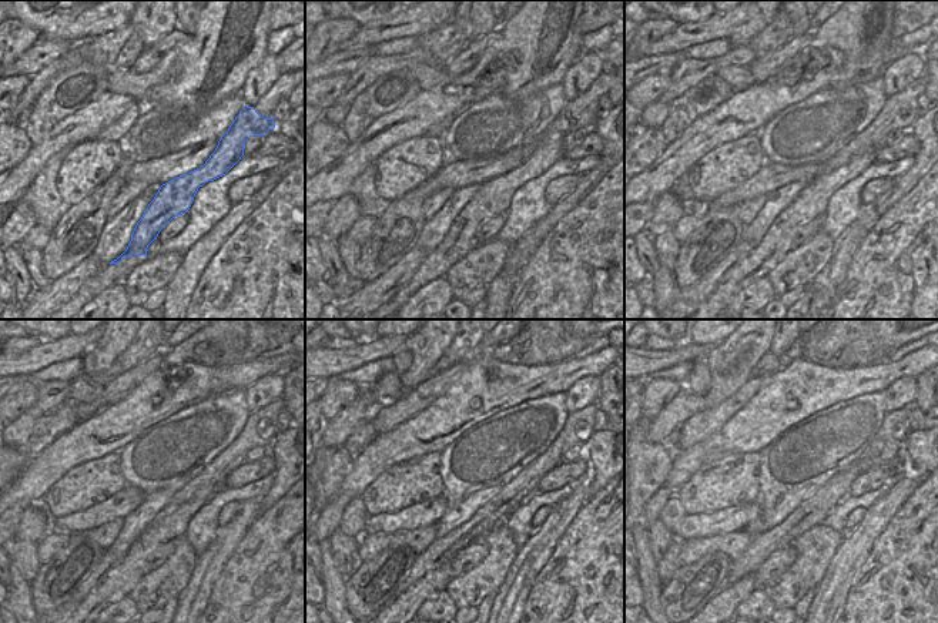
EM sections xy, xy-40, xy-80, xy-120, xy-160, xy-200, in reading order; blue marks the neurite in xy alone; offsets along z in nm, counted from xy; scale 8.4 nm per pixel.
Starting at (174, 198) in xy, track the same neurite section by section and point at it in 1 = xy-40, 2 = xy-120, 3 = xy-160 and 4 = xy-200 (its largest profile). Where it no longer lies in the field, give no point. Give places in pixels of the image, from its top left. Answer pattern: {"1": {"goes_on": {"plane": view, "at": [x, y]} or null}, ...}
{"1": {"goes_on": {"plane": "xy-40", "at": [493, 197]}}, "2": {"goes_on": {"plane": "xy-120", "at": [174, 525]}}, "3": {"goes_on": {"plane": "xy-160", "at": [402, 609]}}, "4": {"goes_on": {"plane": "xy-200", "at": [722, 608]}}}

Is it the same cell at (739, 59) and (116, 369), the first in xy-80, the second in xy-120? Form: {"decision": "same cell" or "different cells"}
{"decision": "same cell"}

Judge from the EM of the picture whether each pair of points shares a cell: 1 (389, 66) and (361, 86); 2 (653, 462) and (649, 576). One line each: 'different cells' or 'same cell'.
1: same cell
2: same cell

